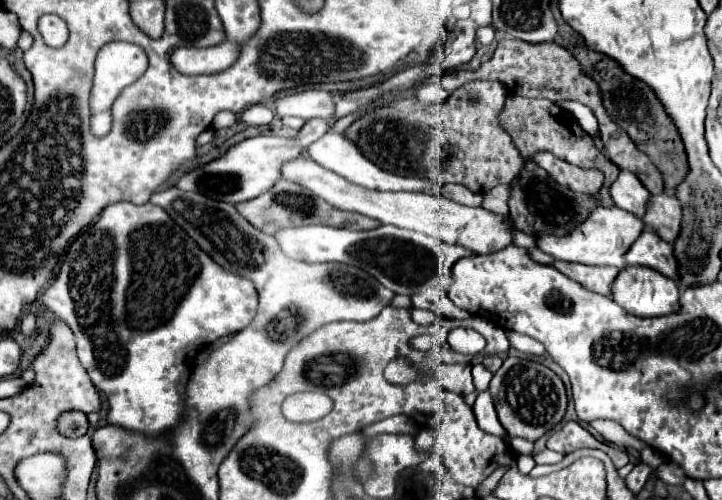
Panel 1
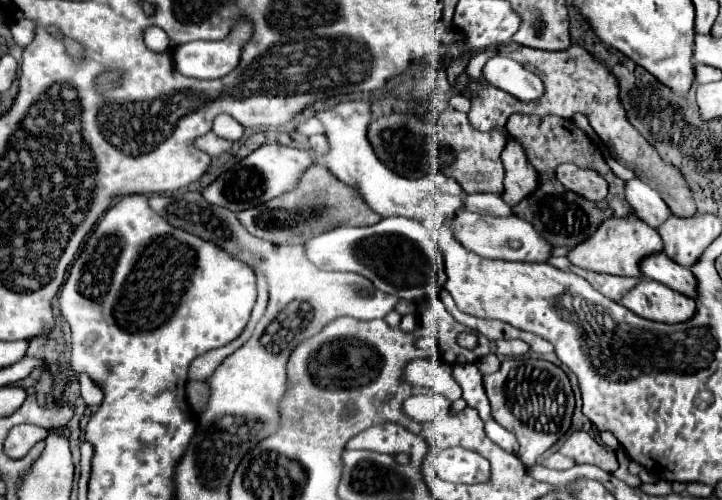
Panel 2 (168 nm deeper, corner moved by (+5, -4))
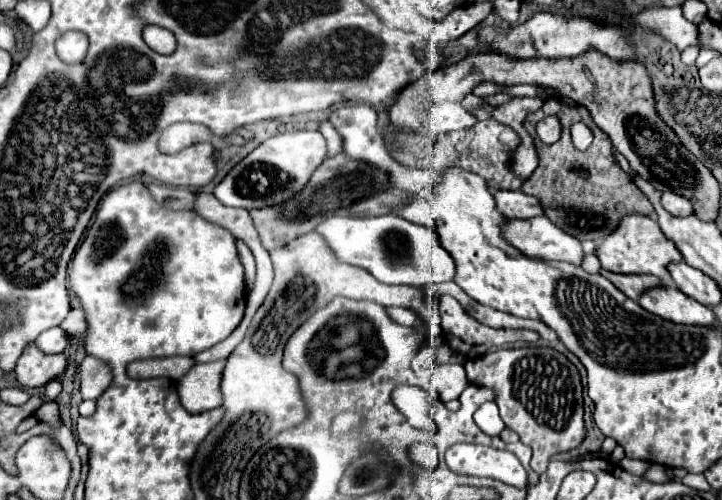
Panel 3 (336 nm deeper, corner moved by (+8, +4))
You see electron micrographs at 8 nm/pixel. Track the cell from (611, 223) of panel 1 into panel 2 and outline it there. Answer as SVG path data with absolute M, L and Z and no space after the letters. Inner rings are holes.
M624 216L624 218L610 218L604 222L598 232L582 242L580 246L572 248L568 258L574 266L592 270L592 272L604 272L604 274L614 274L614 276L634 276L640 278L640 262L642 258L662 252L662 240L654 228L650 228L646 222L642 222L638 216Z

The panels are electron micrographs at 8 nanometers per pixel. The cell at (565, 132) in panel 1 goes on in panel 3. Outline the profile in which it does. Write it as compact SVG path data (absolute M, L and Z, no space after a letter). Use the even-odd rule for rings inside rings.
M559 100L547 102L539 112L529 114L529 118L525 118L523 126L531 134L533 142L535 142L535 150L537 150L541 162L539 162L537 170L533 172L533 176L523 182L521 192L539 198L539 202L541 202L541 206L545 210L545 216L553 224L561 226L561 230L565 230L567 234L573 234L577 240L585 238L585 240L601 242L601 238L609 236L617 228L617 222L623 216L627 216L627 214L645 214L645 216L651 216L653 214L651 202L631 182L631 178L619 168L617 160L611 154L611 140L609 140L609 136L607 134L601 136L601 130L593 124L587 108L583 108L583 106L569 108L563 102L559 102ZM547 114L557 116L559 122L561 122L561 128L563 128L561 138L555 144L551 144L551 146L543 144L539 140L539 136L535 134L535 122L539 122L541 118L545 118ZM573 122L585 122L591 128L593 136L595 136L593 144L585 152L575 150L573 144L571 144L569 126ZM601 152L603 152L603 172L597 166L599 160L601 160ZM571 164L581 164L585 170L589 170L589 180L583 180L581 176L577 176L571 170Z

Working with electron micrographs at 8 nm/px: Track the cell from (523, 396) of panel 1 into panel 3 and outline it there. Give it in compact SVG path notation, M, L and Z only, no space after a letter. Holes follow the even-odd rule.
M517 348L489 352L477 360L467 360L465 372L471 384L489 386L497 398L495 404L503 422L515 430L523 444L533 450L531 468L545 472L549 458L577 448L585 436L583 394L577 368L553 348Z

